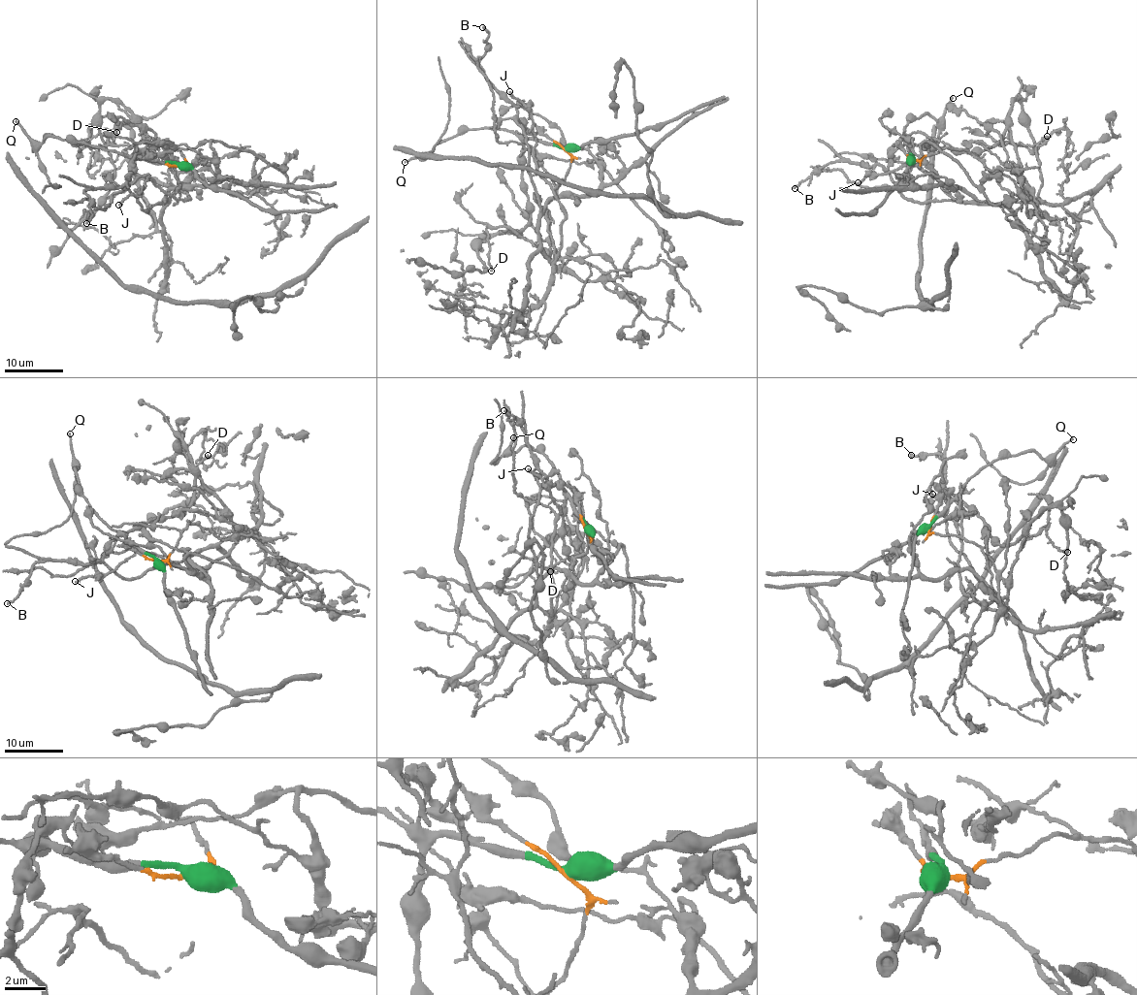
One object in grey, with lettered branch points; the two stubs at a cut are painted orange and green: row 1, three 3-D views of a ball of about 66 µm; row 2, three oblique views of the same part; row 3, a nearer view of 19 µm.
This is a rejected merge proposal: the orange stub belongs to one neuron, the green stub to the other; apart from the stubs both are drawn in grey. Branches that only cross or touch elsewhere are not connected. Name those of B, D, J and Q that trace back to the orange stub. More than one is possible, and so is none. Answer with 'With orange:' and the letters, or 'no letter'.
With orange: B, D, J

